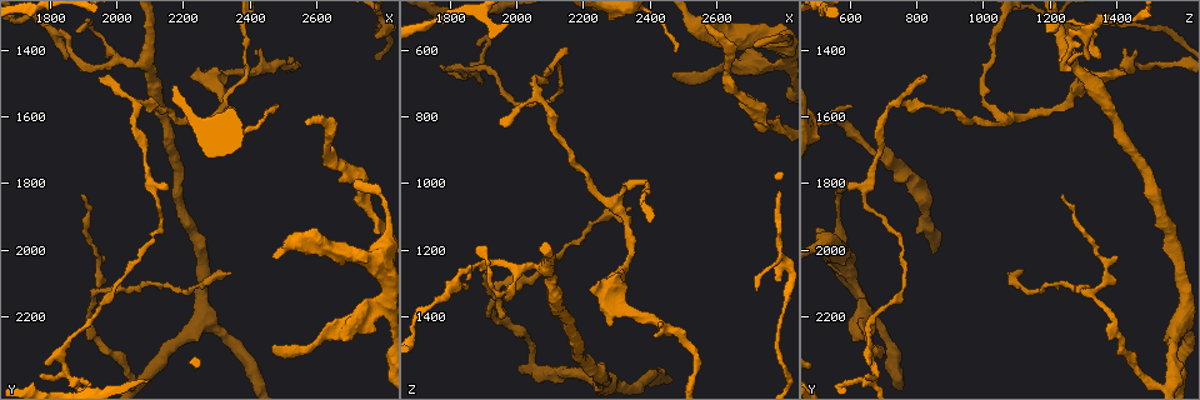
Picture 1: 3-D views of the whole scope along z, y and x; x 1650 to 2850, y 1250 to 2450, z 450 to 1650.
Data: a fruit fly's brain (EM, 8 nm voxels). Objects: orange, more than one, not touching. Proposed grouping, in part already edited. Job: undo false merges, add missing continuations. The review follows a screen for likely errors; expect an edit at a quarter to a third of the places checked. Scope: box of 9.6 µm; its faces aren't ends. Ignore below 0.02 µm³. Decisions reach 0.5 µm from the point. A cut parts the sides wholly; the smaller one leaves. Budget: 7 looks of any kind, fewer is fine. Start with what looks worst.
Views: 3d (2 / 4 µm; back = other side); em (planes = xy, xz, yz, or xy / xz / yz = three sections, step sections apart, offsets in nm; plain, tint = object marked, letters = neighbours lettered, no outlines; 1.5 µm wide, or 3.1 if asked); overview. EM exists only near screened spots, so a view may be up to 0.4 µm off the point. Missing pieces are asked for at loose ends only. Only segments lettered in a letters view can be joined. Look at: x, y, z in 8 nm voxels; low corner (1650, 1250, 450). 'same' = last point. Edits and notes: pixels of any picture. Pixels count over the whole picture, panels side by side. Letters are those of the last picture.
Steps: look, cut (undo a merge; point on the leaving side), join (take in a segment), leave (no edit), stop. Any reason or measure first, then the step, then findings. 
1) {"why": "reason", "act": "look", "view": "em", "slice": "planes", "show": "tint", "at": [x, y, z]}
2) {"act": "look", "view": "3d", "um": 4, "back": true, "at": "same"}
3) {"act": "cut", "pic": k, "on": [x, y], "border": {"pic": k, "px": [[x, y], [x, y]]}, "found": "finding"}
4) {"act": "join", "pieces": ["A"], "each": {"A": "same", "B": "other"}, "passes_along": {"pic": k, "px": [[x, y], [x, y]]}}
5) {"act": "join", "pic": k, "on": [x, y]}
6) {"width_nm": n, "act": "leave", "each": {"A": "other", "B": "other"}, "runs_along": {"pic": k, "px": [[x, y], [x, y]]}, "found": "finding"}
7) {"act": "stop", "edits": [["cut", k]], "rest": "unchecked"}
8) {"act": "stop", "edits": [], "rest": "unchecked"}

{"why": "tapers out", "act": "look", "view": "3d", "um": 2, "at": [2470, 1580, 600]}

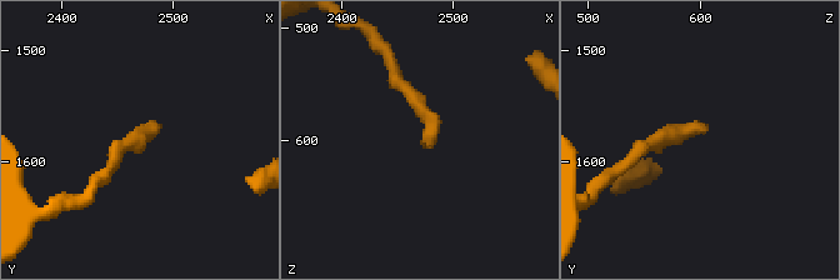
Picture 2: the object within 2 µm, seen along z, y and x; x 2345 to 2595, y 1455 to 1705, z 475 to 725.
{"why": "need the tissue", "act": "look", "view": "em", "slice": "planes", "show": "letters", "at": [2474, 1572, 610]}

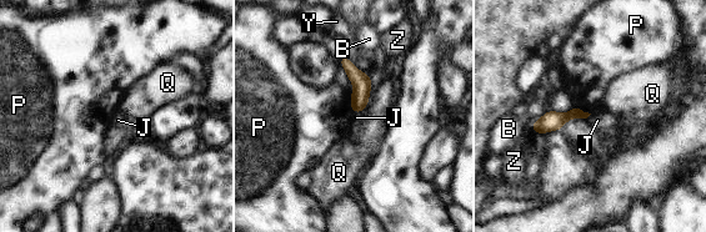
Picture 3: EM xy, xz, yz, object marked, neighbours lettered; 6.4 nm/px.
{"act": "leave", "each": {"B": "other", "J": "other", "P": "other", "Q": "other", "Y": "other", "Z": "other"}, "border": {"pic": 3, "px": [[352, 111], [361, 114]]}, "found": "no lettered segment goes on from it"}

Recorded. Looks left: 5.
{"why": "tapers out", "act": "look", "view": "3d", "um": 4, "at": [1940, 1480, 810]}

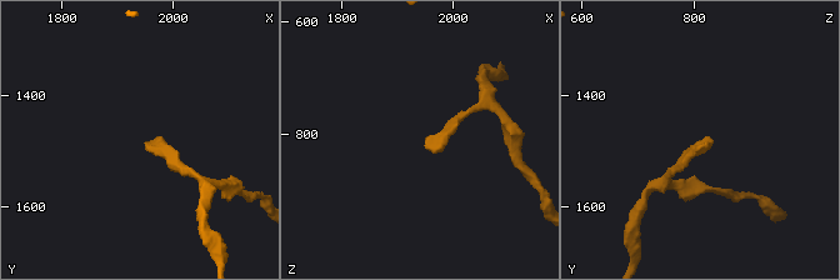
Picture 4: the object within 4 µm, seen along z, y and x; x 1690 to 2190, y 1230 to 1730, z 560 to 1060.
{"act": "look", "view": "em", "slice": "yz", "step": 4, "show": "letters", "at": [1950, 1490, 820]}

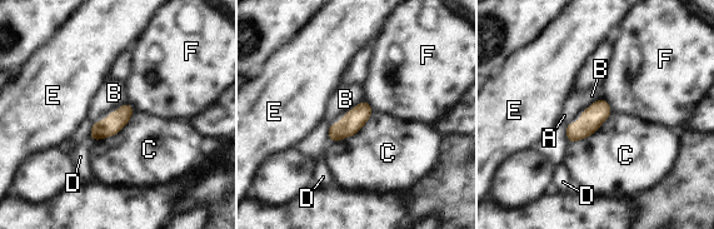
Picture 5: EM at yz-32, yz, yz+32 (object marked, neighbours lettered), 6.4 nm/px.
{"why": "cut it another way", "act": "look", "view": "em", "slice": "xy", "step": 8, "show": "letters", "at": "same"}

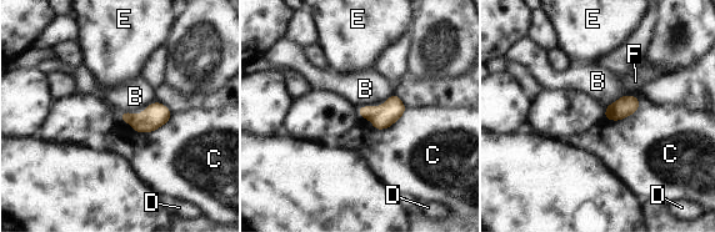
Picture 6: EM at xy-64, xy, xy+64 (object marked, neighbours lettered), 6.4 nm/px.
{"width_nm": 110, "act": "leave", "each": {"B": "other", "C": "other", "D": "other", "E": "other", "F": "other"}, "border": {"pic": 6, "px": [[395, 92], [381, 105], [358, 106]]}, "found": "no lettered segment goes on from it"}

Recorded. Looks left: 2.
{"why": "three arms meet", "act": "look", "view": "em", "slice": "planes", "show": "letters", "at": [2240, 2220, 1580]}

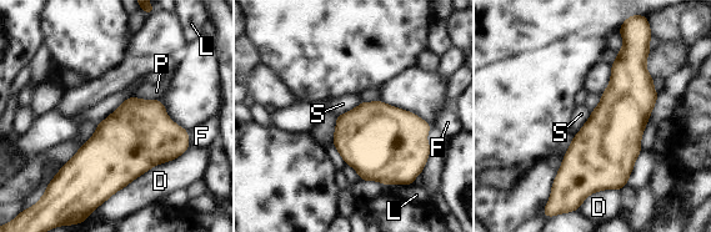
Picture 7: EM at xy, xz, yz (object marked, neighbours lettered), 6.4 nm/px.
{"act": "leave", "each": {"D": "other", "F": "other", "L": "other", "P": "other", "S": "other"}, "border": {"pic": 7, "px": [[361, 101], [336, 116]]}, "found": "one neuron here"}

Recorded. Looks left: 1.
{"act": "stop", "edits": [], "rest": "unchecked"}

